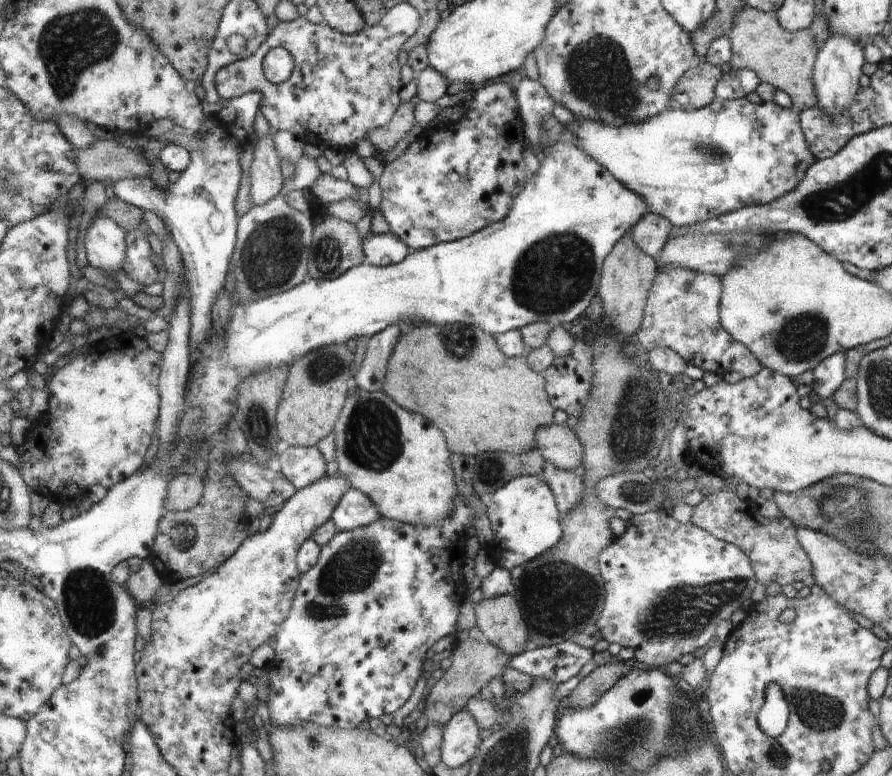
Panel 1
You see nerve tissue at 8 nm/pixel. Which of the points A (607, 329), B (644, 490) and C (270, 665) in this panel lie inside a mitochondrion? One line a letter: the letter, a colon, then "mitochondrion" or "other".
A: other
B: mitochondrion
C: other

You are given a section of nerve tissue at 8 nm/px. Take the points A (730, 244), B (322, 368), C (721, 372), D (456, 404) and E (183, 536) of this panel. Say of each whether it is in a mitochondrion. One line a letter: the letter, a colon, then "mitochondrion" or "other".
A: mitochondrion
B: mitochondrion
C: other
D: other
E: mitochondrion

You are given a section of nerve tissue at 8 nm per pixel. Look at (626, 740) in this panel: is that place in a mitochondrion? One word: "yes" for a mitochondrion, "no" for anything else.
yes

